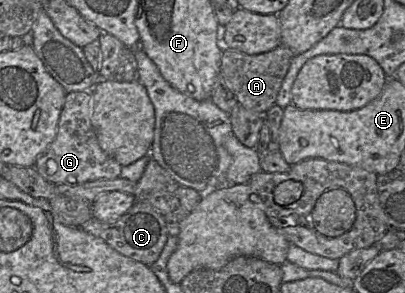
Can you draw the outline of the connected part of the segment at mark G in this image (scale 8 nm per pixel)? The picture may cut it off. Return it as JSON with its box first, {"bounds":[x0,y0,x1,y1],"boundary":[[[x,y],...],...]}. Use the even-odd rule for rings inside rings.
{"bounds":[34,91,122,184],"boundary":[[[73,91],[66,94],[57,128],[57,134],[47,149],[37,158],[34,168],[53,184],[81,184],[98,179],[116,179],[122,165],[105,153],[91,124],[91,91]]]}

